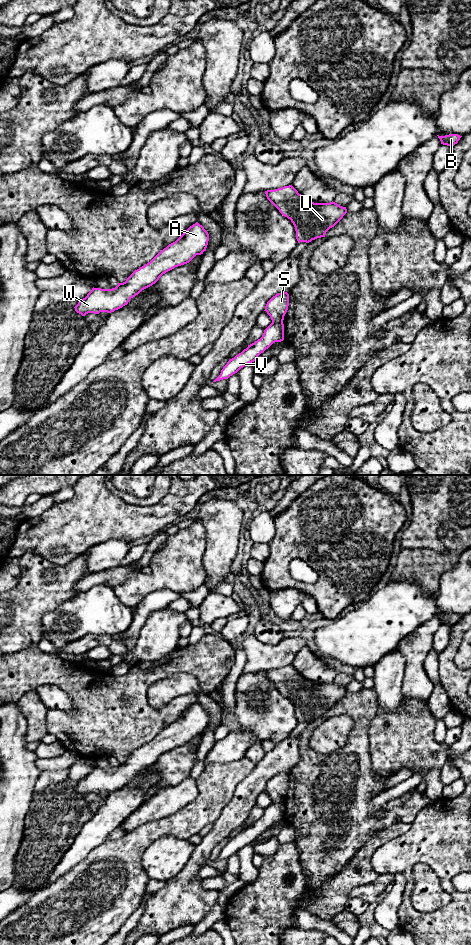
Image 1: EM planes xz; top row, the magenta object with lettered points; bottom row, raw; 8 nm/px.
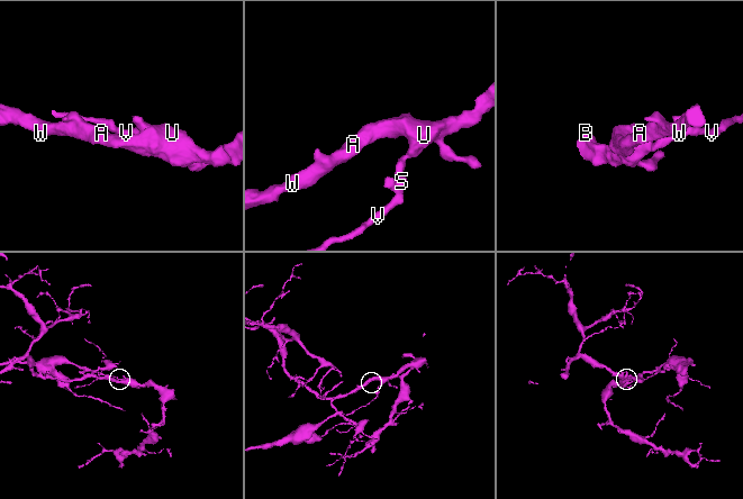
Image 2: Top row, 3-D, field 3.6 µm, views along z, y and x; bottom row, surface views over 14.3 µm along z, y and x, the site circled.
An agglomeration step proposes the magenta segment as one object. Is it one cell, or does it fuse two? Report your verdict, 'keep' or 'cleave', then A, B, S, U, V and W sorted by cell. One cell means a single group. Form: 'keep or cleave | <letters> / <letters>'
cleave | A B S U W / V

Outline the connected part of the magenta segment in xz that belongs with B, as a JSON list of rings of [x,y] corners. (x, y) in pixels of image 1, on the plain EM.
[[[449,614],[449,615],[445,615],[445,616],[437,615],[437,616],[440,619],[441,624],[447,625],[450,627],[453,627],[455,624],[457,624],[458,621],[460,620],[460,618],[462,617],[458,614]]]

